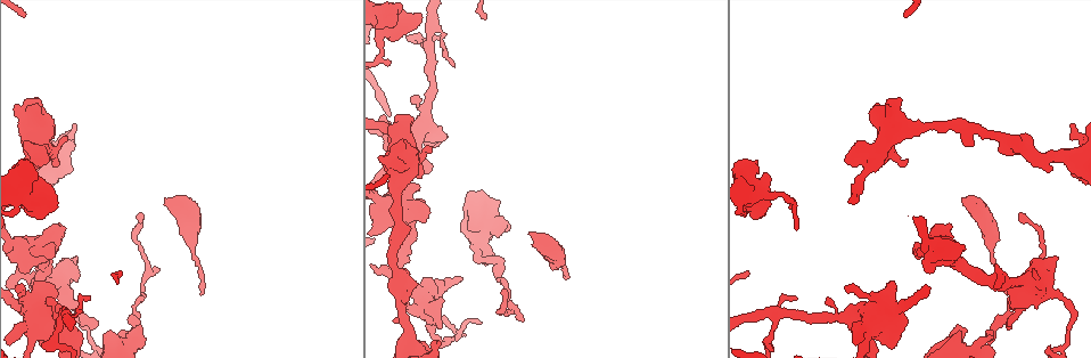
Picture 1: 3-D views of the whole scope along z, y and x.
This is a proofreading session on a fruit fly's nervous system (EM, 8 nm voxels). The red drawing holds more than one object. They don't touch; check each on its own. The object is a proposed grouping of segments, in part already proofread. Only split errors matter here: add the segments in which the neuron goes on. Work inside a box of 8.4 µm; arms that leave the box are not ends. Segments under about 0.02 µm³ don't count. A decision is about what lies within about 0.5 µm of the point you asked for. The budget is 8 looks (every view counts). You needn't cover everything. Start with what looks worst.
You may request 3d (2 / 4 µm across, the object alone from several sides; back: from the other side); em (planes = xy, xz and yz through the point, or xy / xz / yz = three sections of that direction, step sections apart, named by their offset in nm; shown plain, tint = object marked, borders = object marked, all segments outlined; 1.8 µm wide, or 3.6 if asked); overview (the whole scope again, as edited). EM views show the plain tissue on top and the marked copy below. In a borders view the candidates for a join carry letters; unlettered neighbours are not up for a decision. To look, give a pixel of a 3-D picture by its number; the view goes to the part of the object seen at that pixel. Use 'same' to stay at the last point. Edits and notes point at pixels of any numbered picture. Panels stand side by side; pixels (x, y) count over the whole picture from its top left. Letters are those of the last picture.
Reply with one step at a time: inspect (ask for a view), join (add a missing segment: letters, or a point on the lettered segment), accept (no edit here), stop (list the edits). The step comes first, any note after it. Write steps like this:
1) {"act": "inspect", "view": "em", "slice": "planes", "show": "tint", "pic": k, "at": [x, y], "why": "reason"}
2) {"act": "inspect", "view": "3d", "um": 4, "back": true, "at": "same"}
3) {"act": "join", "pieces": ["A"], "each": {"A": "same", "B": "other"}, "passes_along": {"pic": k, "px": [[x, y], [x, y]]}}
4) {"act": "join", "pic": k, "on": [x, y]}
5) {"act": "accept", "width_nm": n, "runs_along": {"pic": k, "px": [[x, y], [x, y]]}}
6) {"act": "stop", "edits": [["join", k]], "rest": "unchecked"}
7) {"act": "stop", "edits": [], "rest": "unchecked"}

{"act": "inspect", "view": "em", "slice": "xz", "step": 8, "show": "tint", "pic": 1, "at": [990, 236], "why": "calibre changes"}

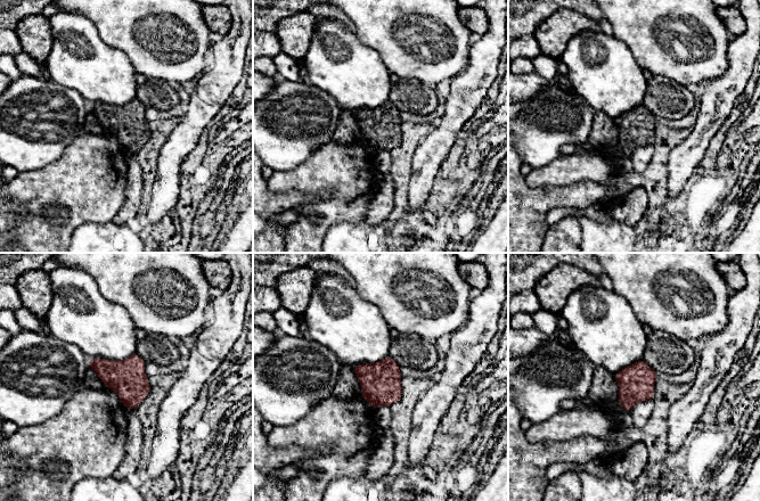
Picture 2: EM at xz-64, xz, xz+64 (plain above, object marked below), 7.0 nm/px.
{"act": "inspect", "view": "em", "slice": "xz", "step": 8, "show": "borders", "at": "same", "why": "what lies round it"}

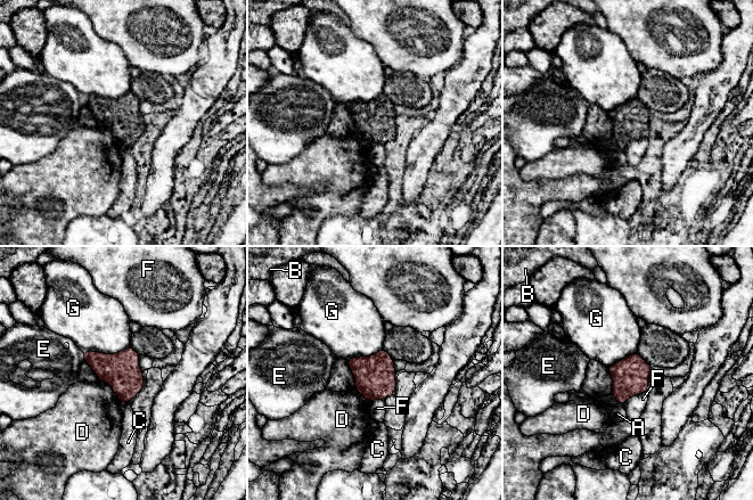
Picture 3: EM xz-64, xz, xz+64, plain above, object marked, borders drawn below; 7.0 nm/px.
{"act": "accept", "width_nm": 260, "each": {"A": "other", "B": "other", "C": "other", "D": "other", "E": "other", "F": "other", "G": "other"}, "border": {"pic": 3, "px": [[129, 345], [116, 353], [83, 353]]}, "found": "no lettered segment goes on from it"}

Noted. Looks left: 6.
{"act": "inspect", "view": "em", "slice": "xy", "step": 8, "show": "tint", "pic": 1, "at": [37, 213], "why": "stops while still wide"}

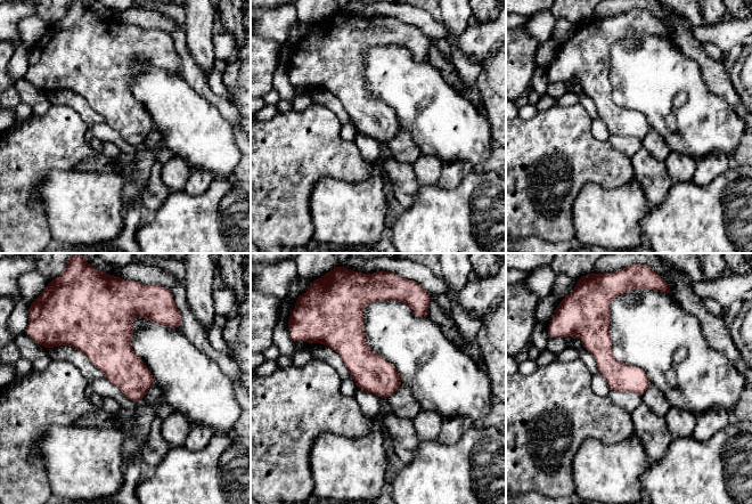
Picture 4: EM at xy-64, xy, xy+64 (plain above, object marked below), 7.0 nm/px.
{"act": "inspect", "view": "em", "slice": "planes", "show": "borders", "at": "same"}

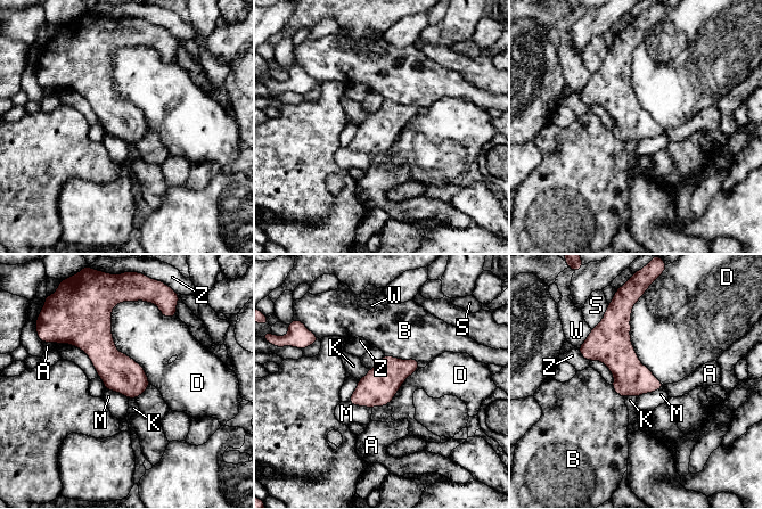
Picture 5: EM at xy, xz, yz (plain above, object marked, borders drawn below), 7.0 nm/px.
{"act": "accept", "width_nm": 240, "each": {"A": "other", "B": "other", "D": "other", "K": "other", "M": "other", "S": "other", "W": "other", "Z": "other"}, "border": {"pic": 5, "px": [[369, 369], [358, 379]]}, "found": "none of them fits"}

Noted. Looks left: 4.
{"act": "inspect", "view": "em", "slice": "planes", "show": "tint", "pic": 1, "at": [957, 325], "why": "an open end"}

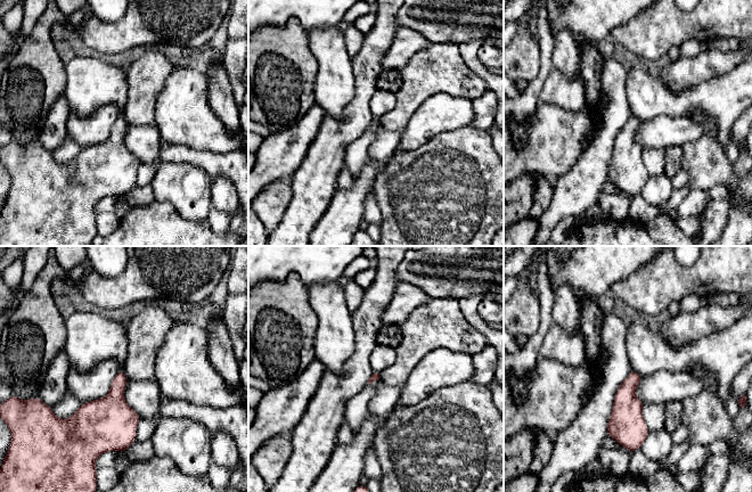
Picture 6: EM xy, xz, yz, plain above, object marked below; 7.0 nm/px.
{"act": "inspect", "view": "em", "slice": "planes", "show": "borders", "at": "same"}

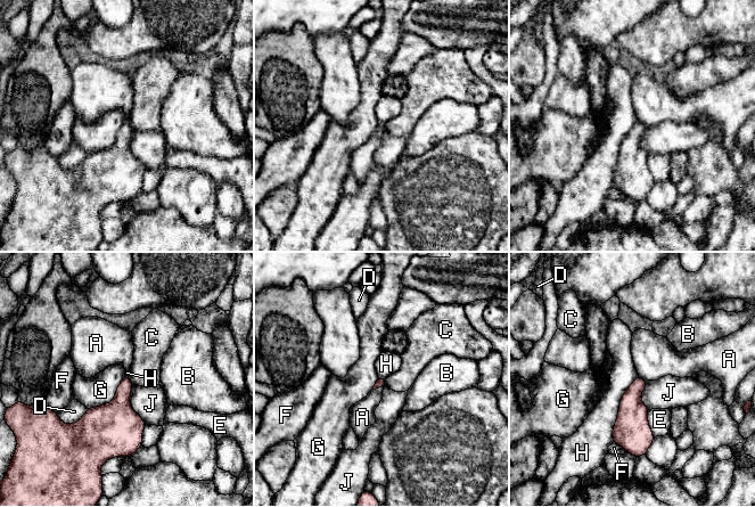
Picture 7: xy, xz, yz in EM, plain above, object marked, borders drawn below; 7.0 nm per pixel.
{"act": "accept", "longest_contact_nm": ["H", 500], "each": {"A": "other", "B": "other", "C": "other", "D": "other", "E": "other", "F": "other", "G": "other", "H": "other", "J": "other"}, "border": {"pic": 7, "px": [[638, 375], [620, 401], [612, 441]]}, "found": "none of them fits"}

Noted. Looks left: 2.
{"act": "stop", "edits": [], "rest": "unchecked"}

